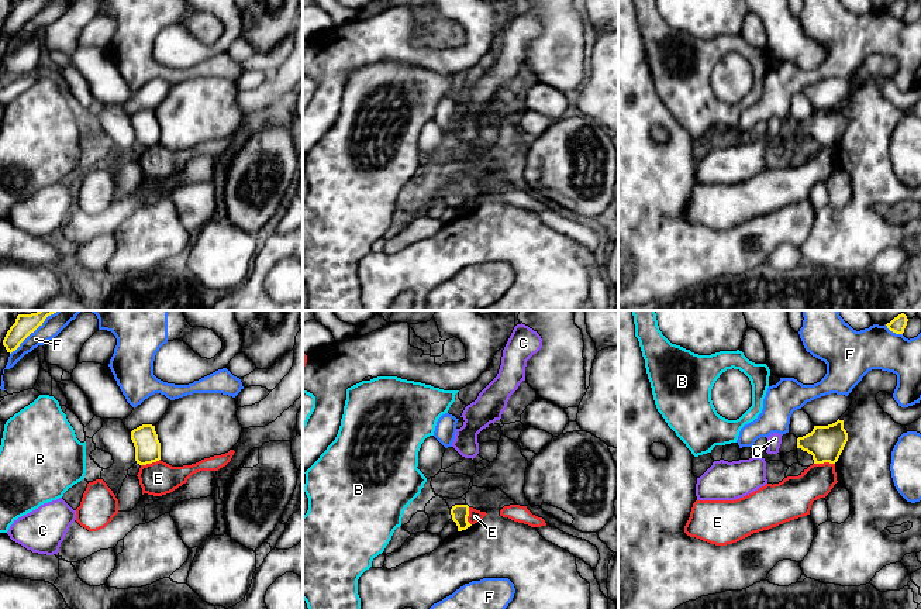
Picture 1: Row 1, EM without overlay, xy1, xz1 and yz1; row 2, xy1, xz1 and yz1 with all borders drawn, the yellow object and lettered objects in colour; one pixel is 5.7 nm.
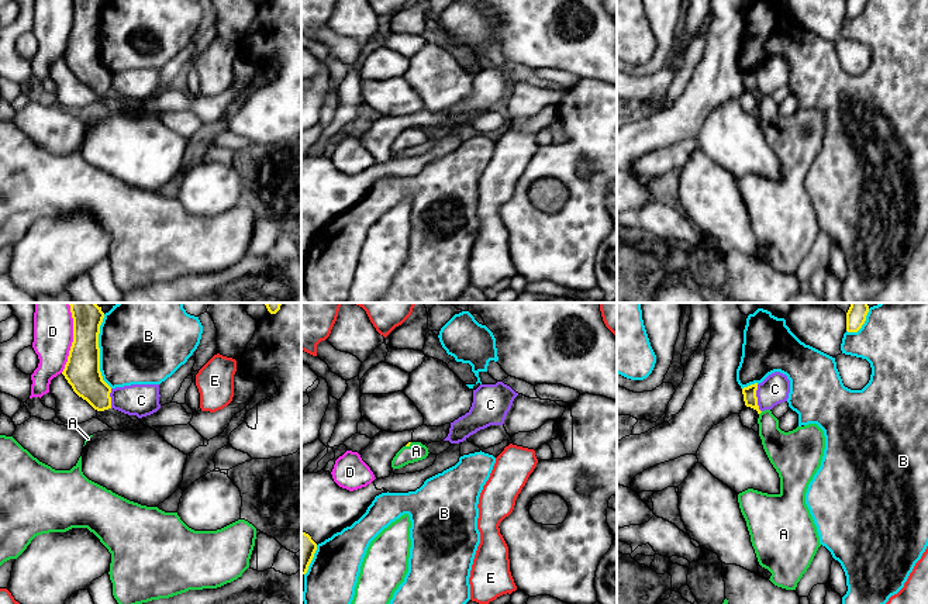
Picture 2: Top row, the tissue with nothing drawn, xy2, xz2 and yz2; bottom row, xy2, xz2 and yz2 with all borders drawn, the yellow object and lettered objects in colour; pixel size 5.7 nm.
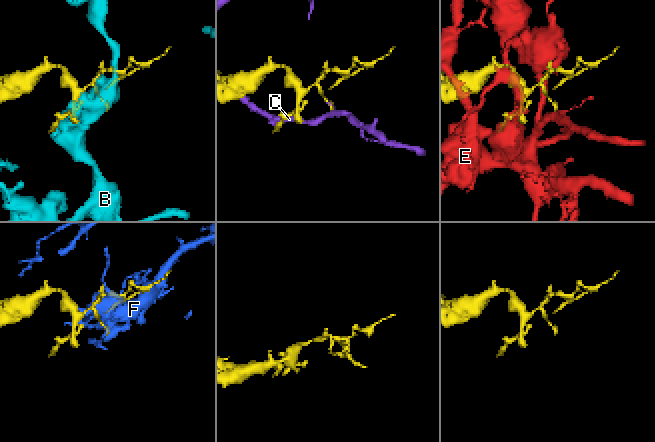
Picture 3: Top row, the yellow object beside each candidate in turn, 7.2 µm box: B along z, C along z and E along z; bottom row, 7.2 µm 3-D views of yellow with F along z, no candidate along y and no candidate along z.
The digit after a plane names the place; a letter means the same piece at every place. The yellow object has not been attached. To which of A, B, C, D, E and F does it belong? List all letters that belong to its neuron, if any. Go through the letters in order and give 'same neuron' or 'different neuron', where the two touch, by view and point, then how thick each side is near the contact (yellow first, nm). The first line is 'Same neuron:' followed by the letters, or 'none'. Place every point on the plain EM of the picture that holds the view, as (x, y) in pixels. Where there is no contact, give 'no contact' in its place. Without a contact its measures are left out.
Same neuron: A
A: same neuron | xz2 (409, 128) | 20/100 nm
B: different neuron | xy2 (99, 37) | 200/400 nm
C: different neuron | yz2 (756, 83) | 80/170 nm
D: different neuron | xy2 (72, 28) | 200/220 nm
E: different neuron | yz1 (824, 145) | 200/200 nm
F: different neuron | xy1 (28, 19) | 110/110 nm

